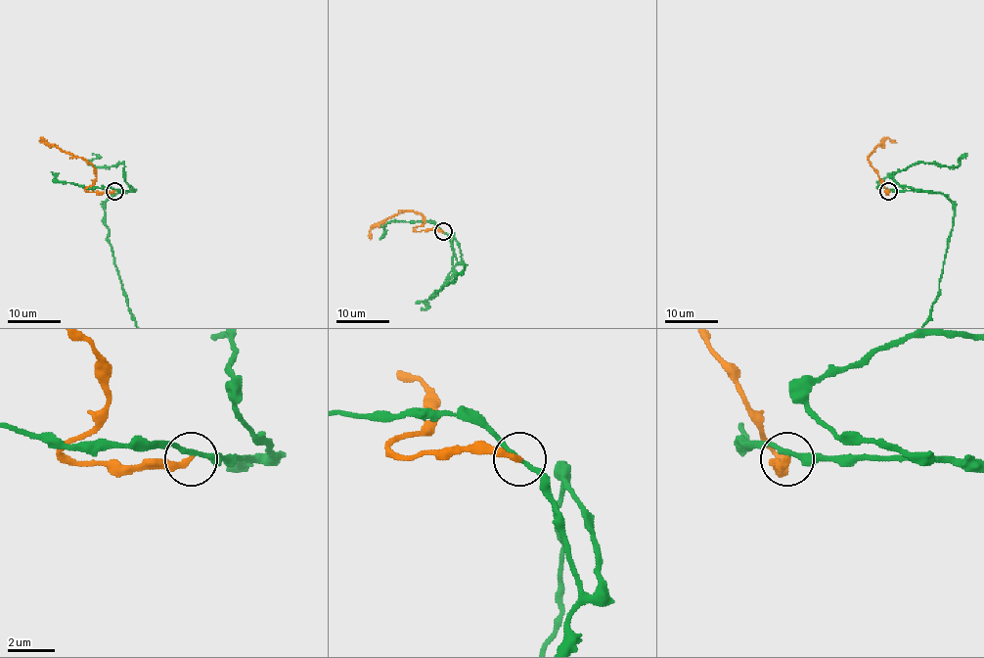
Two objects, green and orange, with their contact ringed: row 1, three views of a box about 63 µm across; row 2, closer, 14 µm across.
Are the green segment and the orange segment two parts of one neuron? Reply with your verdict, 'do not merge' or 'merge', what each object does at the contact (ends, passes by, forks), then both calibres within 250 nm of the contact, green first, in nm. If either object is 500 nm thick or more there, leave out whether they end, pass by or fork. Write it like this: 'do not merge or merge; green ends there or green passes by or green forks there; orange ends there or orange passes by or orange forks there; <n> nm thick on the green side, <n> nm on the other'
do not merge; green passes by; orange ends there; 180 nm thick on the green side, 260 nm on the other

